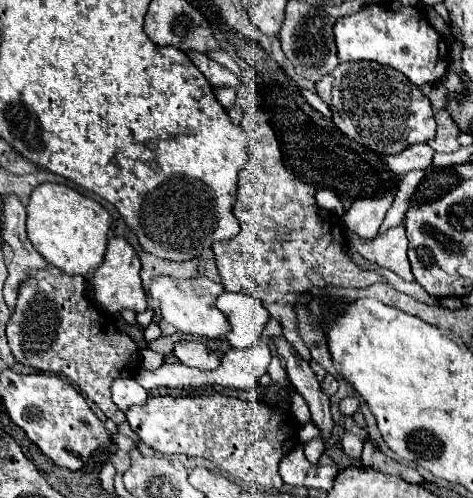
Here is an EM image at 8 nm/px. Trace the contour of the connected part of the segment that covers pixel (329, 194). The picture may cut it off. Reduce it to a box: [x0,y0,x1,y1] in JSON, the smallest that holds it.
[314,190,344,216]

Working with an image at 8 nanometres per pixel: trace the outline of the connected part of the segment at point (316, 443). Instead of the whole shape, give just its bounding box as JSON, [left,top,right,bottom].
[304,440,324,464]

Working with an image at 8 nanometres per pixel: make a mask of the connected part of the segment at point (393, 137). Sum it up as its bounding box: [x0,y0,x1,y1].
[316,62,436,154]

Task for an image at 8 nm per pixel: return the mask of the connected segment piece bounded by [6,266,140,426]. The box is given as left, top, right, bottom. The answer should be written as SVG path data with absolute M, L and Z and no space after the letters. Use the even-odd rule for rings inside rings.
M54 266L48 270L34 270L20 286L16 310L6 324L6 336L20 364L36 372L68 378L106 414L106 418L120 426L126 422L126 416L122 410L116 410L110 386L116 378L132 378L138 374L140 350L130 336L118 332L112 320L86 297L84 282L82 276L64 274Z

